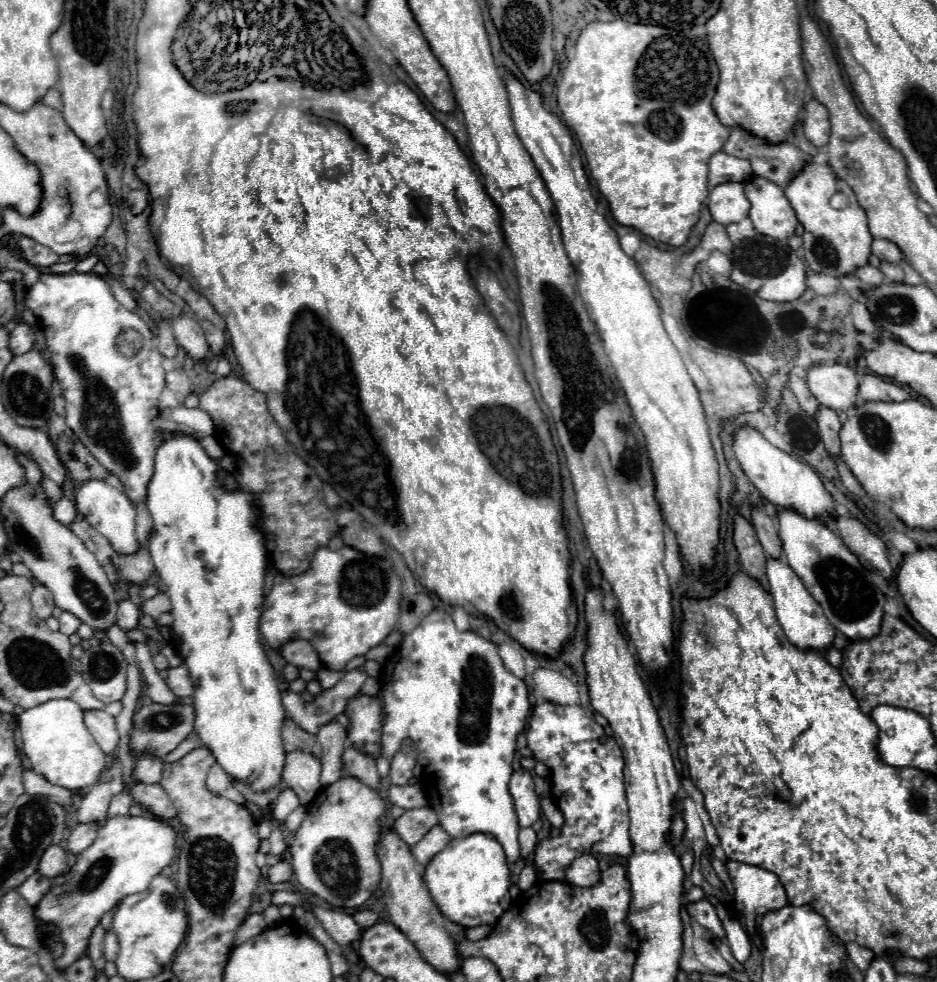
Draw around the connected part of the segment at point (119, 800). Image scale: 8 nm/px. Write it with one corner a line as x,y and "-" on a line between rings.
118,793
114,799
112,799
112,803
110,803
110,811
108,811
108,815
110,817
114,817
114,815
126,815
128,813
128,809
134,805
136,801
132,799
132,795
130,793

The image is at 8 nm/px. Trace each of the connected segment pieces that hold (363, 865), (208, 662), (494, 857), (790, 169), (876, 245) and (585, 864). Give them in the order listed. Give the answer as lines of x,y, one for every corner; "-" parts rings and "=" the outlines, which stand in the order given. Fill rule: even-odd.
342,777
336,783
324,787
320,795
308,805
308,817
298,829
294,843
290,845
292,853
292,867
298,883
314,893
316,897
324,899
336,909
356,909
364,901
370,899
374,889
378,887
380,881
380,863
376,859
376,839
384,827
384,817
386,817
386,803
380,799
378,791
370,789
368,785
360,783
356,777
=
180,435
168,441
162,441
156,457
154,457
154,475
148,483
148,493
146,493
146,507
148,513
154,521
152,531
148,535
148,551
152,555
156,573
160,575
162,583
168,587
168,597
172,603
172,631
174,631
174,643
178,645
178,653
184,659
184,665
188,667
190,675
194,677
194,707
196,707
196,735
202,741
204,747
208,747
212,751
212,755
216,757
216,761
222,765
224,771
228,771
234,779
248,783
252,789
256,791
266,791
278,783
282,783
282,767
284,767
284,747
282,747
282,737
280,737
280,727
282,721
286,717
284,709
282,709
282,701
280,701
280,693
278,693
278,683
276,683
276,675
274,669
260,645
260,633
258,633
258,625
260,625
260,617
262,617
262,609
264,609
264,575
267,568
267,551
264,547
264,535
258,529
256,521
258,521
258,509
256,509
256,495
244,491
244,489
228,489
222,479
220,473
234,473
236,469
236,459
232,459
232,455
224,455
222,459
212,459
204,447
200,445
200,441
194,435
=
472,833
464,839
450,839
448,847
440,851
424,869
424,881
430,895
444,917
462,925
494,925
510,907
510,869
504,849
492,835
=
732,127
722,151
740,159
748,159
754,175
766,177
780,187
784,187
808,161
808,157
790,141
768,143
766,139
760,139
742,127
=
874,239
874,241
872,241
872,253
874,253
878,259
890,261
890,263
902,263
902,251
900,251
898,245
894,245
892,241
=
592,853
578,855
568,867
566,867
566,881
578,887
590,887
596,885
600,879
598,861

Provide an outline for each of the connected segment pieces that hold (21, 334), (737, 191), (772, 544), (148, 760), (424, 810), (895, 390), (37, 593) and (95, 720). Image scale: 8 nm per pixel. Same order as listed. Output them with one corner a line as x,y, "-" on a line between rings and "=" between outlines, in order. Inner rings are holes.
18,323
14,327
14,331
10,333
10,351
14,355
22,355
26,351
30,351
34,345
34,331
30,325
26,323
=
720,183
716,185
708,195
708,209
712,213
712,219
730,225
738,223
744,217
748,217
750,201
744,195
742,183
=
758,505
752,507
752,525
756,529
756,535
764,547
764,553
768,557
780,557
782,555
782,543
774,525
774,519
770,515
766,515
=
148,751
140,753
138,755
138,761
136,761
136,769
134,769
136,781
158,783
160,777
162,777
162,765
164,765
164,761
162,759
156,759
=
418,807
404,811
402,817
396,819
394,831
410,845
414,847
434,825
438,825
438,815
430,807
=
864,373
860,377
858,395
864,401
904,401
908,399
908,393
900,385
880,375
874,375
874,373
=
36,583
34,585
34,591
32,591
32,607
34,607
34,613
40,617
40,619
48,619
52,615
52,609
54,609
54,599
52,599
52,593
=
84,711
84,723
98,743
98,747
106,753
112,755
118,747
118,731
114,717
108,715
106,711

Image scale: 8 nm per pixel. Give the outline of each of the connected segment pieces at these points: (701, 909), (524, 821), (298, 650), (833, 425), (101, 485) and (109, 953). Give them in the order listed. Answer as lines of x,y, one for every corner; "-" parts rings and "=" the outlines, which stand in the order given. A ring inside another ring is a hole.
700,899
700,901
696,901
696,903
686,903
684,907
686,907
688,915
690,915
692,919
696,919
702,927
710,929
718,939
724,937
722,923
720,923
720,919
718,919
718,915
716,915
714,905
712,905
708,899
=
520,769
512,775
510,793
514,797
520,827
532,827
532,823
540,819
540,799
534,791
532,775
526,769
=
288,641
284,647
282,647
282,657
296,665
298,669
310,669
310,671
318,671
322,667
322,661
320,657
316,655
316,649
308,643
308,641
=
820,405
818,411
816,411
816,423
818,423
818,429
820,429
820,437
826,445
826,451
832,453
832,455
840,455
840,439
838,439
838,431
840,431
840,419
838,419
838,413
=
88,481
76,489
76,509
78,513
98,531
102,533
116,553
120,555
132,555
140,549
140,541
136,537
136,511
132,501
122,495
116,487
108,485
106,481
=
108,931
104,943
106,943
106,949
104,949
106,961
116,961
116,955
118,955
118,939
116,939
116,935
112,931

